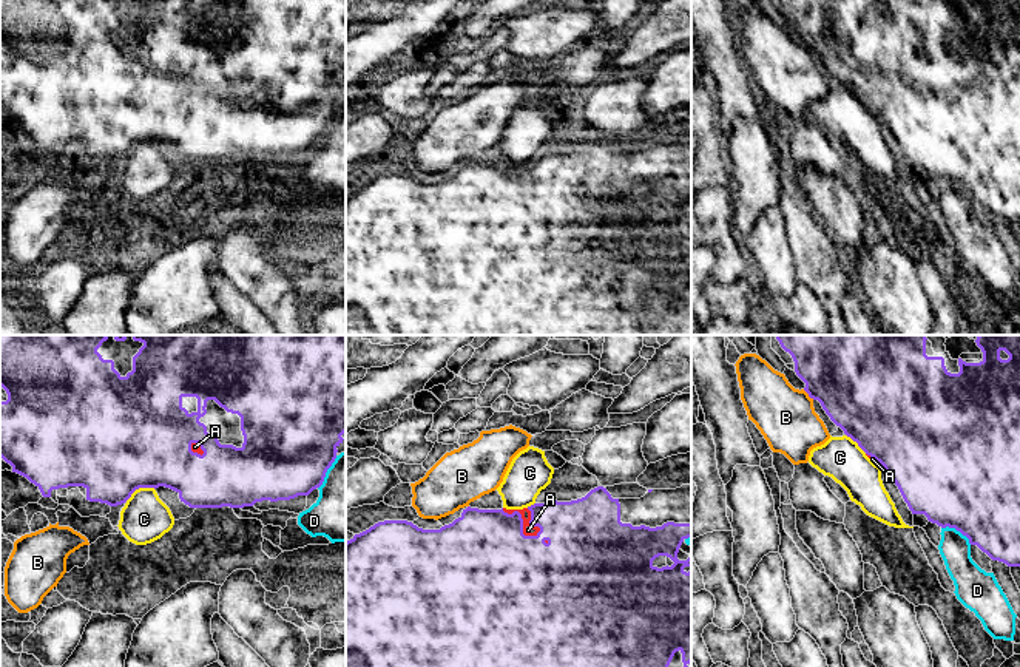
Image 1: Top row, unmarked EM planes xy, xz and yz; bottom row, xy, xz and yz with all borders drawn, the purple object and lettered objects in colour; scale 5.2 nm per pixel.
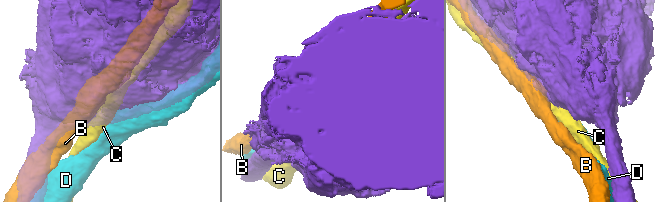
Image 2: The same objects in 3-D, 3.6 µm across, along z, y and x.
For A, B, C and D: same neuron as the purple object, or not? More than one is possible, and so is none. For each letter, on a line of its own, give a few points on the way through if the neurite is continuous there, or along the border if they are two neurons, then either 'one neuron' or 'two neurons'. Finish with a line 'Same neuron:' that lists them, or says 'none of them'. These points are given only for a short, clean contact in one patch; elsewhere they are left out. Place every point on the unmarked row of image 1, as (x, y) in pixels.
A: one neuron
B: two neurons
C: two neurons
D: two neurons
Same neuron: A

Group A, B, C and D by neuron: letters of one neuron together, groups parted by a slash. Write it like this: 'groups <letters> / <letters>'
groups A / B / C / D

